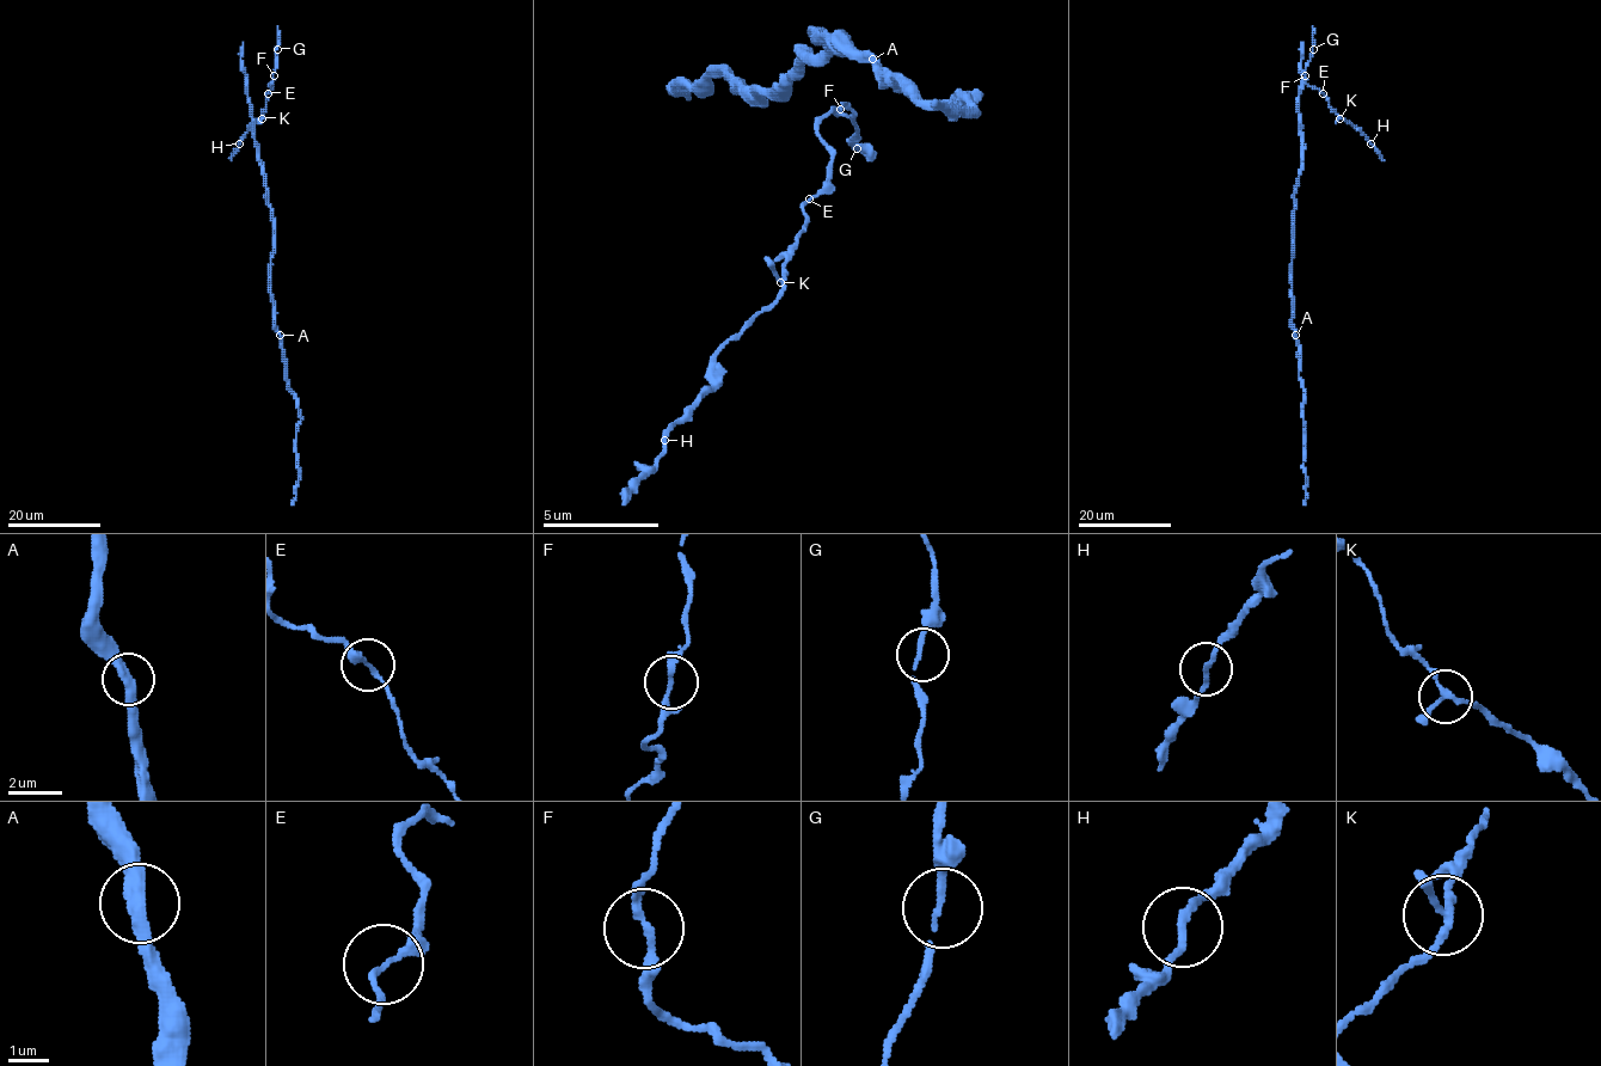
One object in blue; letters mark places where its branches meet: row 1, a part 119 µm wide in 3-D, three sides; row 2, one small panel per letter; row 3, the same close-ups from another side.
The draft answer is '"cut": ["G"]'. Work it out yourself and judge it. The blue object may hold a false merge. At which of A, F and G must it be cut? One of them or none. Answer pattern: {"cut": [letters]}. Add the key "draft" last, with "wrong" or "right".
{"cut": [], "draft": "wrong"}

